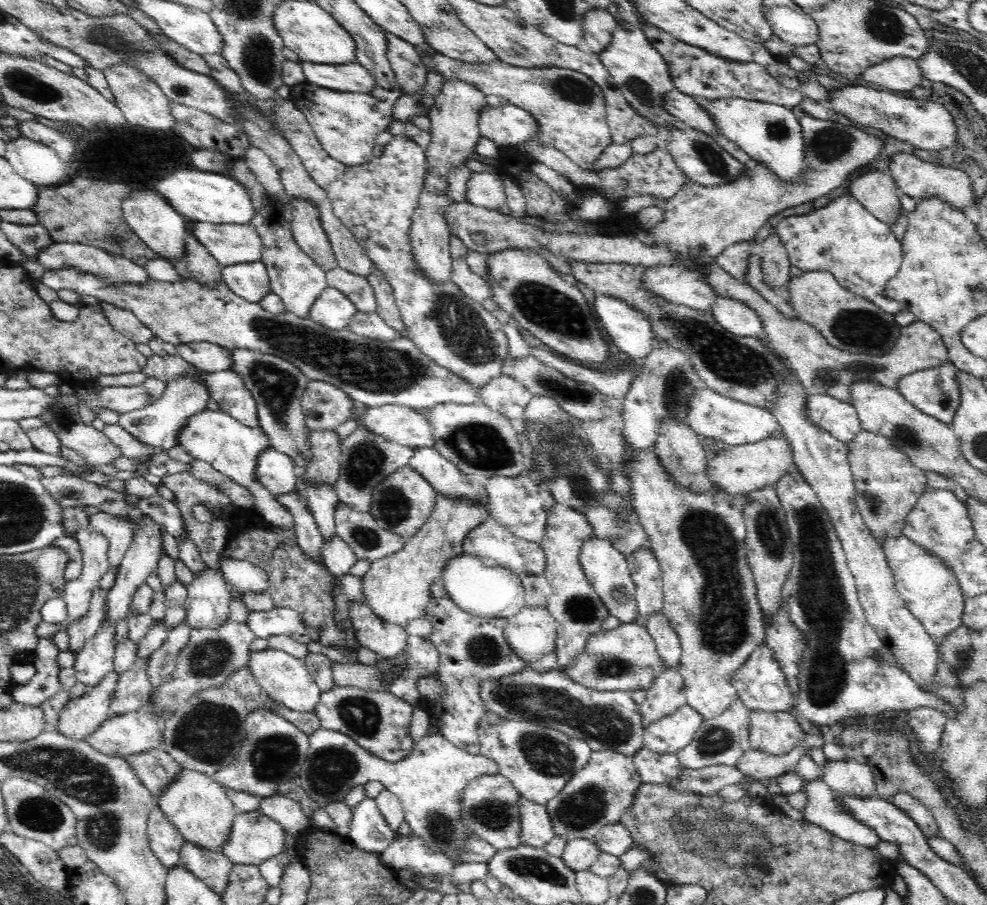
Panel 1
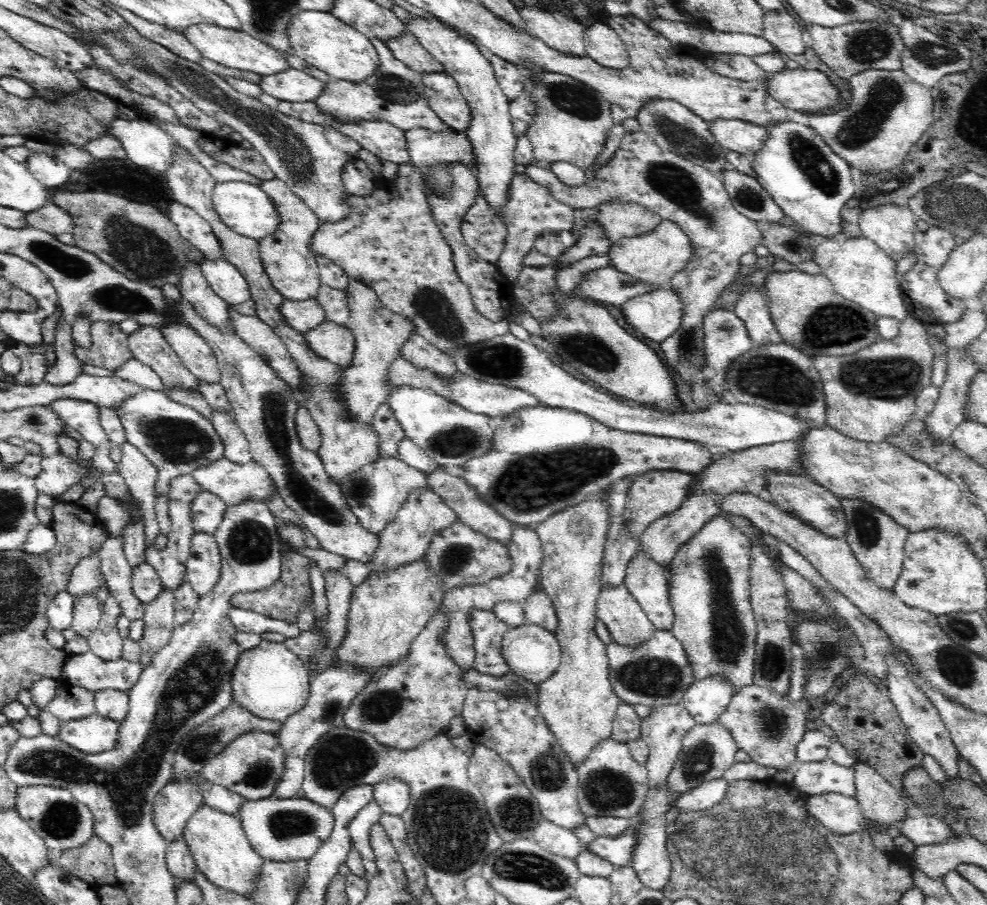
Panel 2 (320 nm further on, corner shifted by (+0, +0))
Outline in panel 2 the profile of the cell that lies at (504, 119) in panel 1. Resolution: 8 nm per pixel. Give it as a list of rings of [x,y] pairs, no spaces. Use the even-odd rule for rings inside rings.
[[[444,72],[421,74],[423,98],[438,118],[450,129],[466,131],[472,112],[456,79]]]

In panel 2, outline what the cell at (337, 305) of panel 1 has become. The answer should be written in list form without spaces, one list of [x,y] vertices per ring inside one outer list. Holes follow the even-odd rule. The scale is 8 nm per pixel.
[[[316,297],[310,300],[285,299],[282,302],[282,313],[294,329],[303,333],[318,328],[320,324],[324,324],[328,320],[326,309],[322,307],[322,303]]]

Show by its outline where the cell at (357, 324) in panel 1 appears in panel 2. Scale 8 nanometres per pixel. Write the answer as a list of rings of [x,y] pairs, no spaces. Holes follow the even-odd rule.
[[[328,321],[304,333],[304,337],[314,352],[329,361],[334,361],[334,364],[343,367],[352,364],[356,352],[356,335],[348,324]]]

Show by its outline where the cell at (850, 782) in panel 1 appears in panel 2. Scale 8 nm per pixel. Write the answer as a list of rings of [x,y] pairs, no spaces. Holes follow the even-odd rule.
[[[856,762],[851,767],[854,769],[854,797],[865,818],[884,826],[899,823],[907,815],[909,806],[899,792],[869,764]]]

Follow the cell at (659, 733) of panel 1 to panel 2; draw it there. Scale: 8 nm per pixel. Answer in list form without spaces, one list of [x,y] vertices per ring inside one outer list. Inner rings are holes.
[[[707,679],[692,683],[684,692],[681,703],[698,724],[719,720],[732,700],[731,686],[724,679]]]

